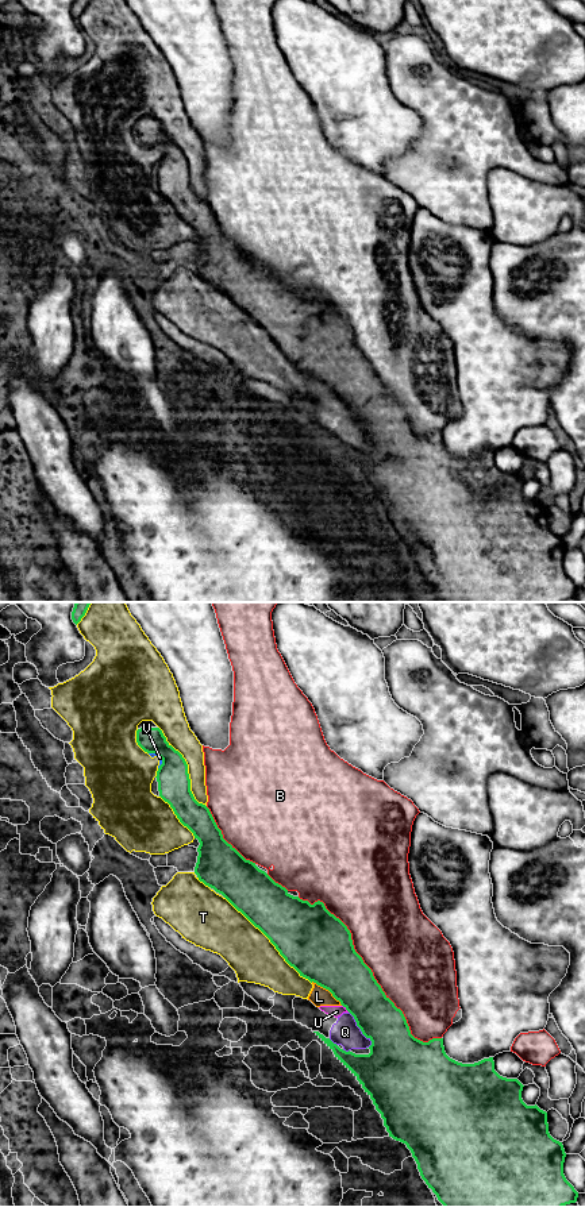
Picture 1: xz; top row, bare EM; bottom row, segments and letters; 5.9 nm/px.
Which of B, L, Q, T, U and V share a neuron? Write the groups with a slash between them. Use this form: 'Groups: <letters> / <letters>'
Groups: B / L Q T U V

